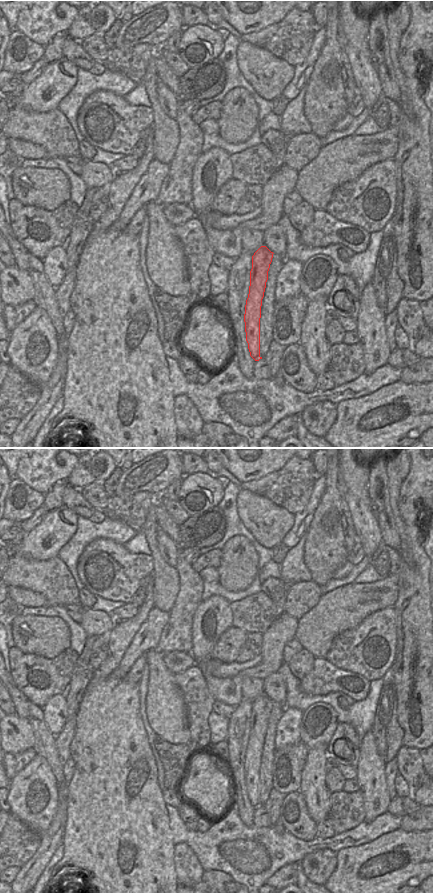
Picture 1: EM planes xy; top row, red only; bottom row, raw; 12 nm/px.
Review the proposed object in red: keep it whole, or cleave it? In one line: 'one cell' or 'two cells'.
two cells

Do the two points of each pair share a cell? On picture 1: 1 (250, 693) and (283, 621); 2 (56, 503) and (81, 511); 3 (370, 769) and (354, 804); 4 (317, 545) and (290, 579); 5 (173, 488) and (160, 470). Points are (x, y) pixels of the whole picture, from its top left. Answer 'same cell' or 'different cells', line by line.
1: different cells
2: different cells
3: different cells
4: different cells
5: different cells

